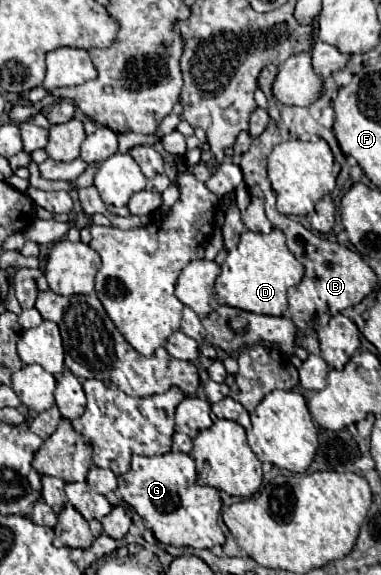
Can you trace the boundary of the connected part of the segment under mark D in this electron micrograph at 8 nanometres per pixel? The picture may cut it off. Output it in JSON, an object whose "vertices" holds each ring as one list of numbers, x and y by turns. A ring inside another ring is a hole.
{"vertices":[[273,228,271,234,243,232,239,246,227,254,215,282,219,304,255,314,283,316,287,312,287,288,297,286,303,272,303,264,285,246,285,234,281,230]]}

